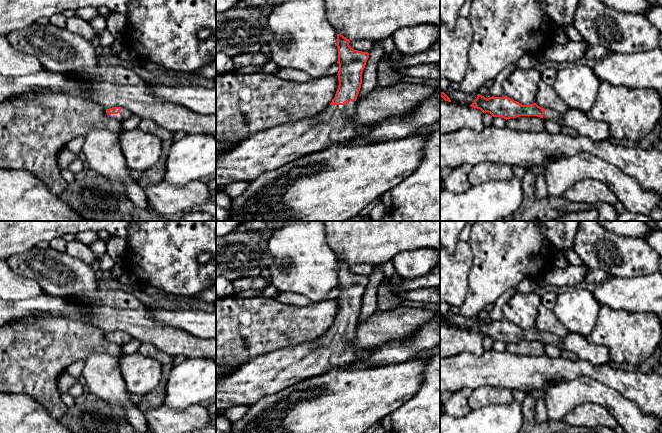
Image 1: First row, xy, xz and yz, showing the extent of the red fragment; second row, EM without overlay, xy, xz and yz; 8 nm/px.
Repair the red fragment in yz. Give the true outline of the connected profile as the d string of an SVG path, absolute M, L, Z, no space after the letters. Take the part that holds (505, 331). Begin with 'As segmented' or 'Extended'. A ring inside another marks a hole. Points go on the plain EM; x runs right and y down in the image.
Extended. M480 318L477 319L470 331L506 344L519 340L537 340L544 344L554 344L562 350L574 353L580 360L589 361L594 365L604 365L610 361L608 348L591 343L586 337L576 333L568 332L566 336L559 337L551 333L544 333L536 327L522 329L507 320L492 320L487 323Z

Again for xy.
Extended. M112 331L106 333L106 338L107 340L117 343L119 345L124 345L132 339L132 337L128 333L120 331Z

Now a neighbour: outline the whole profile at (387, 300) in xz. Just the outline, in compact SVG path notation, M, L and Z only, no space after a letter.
M384 278L380 283L377 296L379 299L377 303L377 312L384 312L401 305L401 299L390 291L389 279L387 278Z

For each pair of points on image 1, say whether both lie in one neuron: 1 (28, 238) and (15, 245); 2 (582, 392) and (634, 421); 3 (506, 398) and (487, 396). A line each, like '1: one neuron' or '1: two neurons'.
1: one neuron
2: one neuron
3: one neuron

